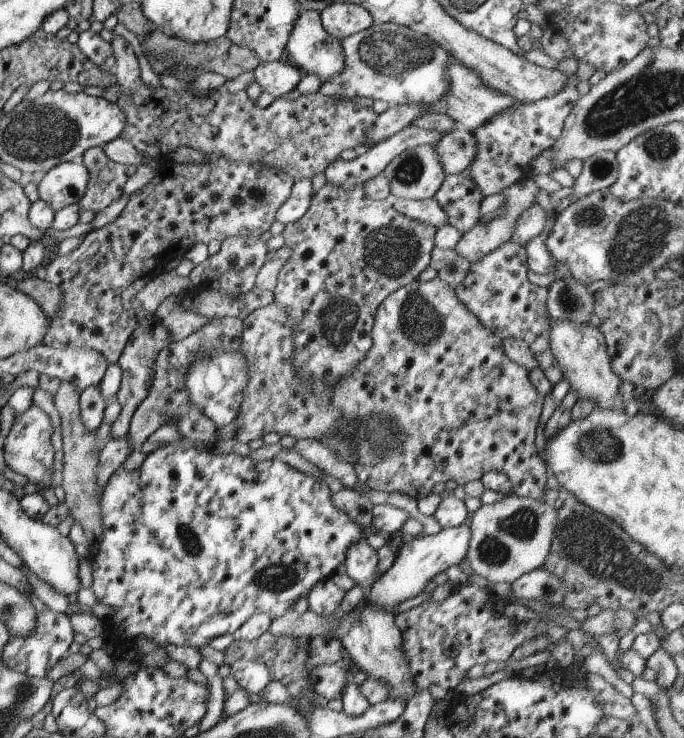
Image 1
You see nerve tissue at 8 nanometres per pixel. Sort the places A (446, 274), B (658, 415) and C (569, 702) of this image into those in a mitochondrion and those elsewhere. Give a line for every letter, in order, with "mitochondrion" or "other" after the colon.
A: other
B: other
C: other

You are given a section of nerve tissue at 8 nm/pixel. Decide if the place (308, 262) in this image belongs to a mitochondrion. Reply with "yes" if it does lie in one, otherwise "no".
no

